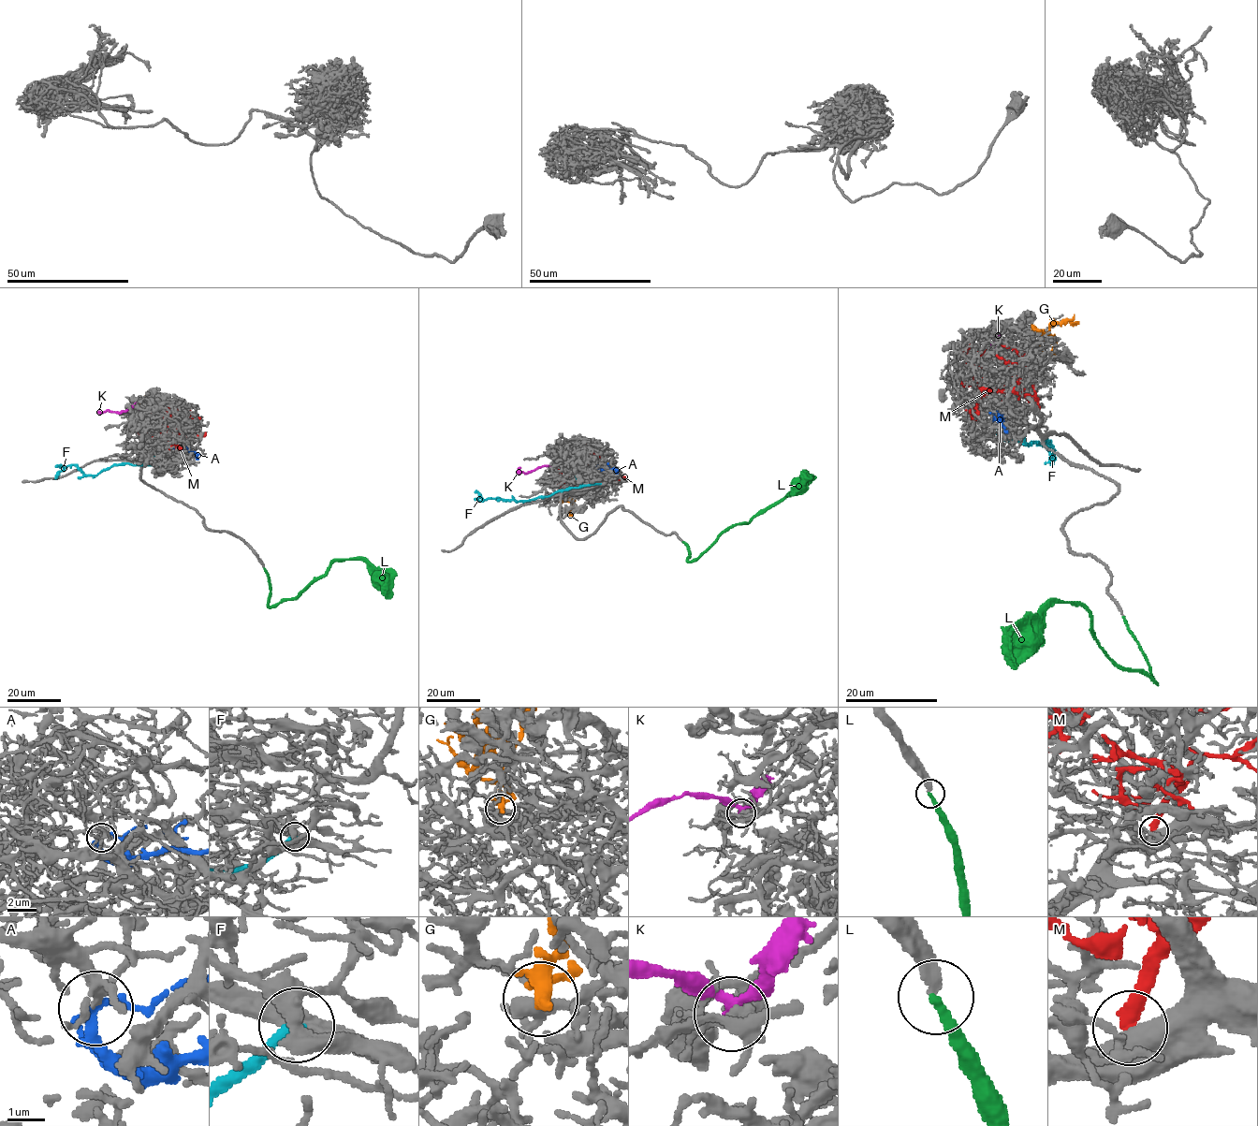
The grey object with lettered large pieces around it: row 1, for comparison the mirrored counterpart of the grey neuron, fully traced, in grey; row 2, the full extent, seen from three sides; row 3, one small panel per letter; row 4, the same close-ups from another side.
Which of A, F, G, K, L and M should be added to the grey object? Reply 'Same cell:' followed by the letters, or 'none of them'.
Same cell: A, L

